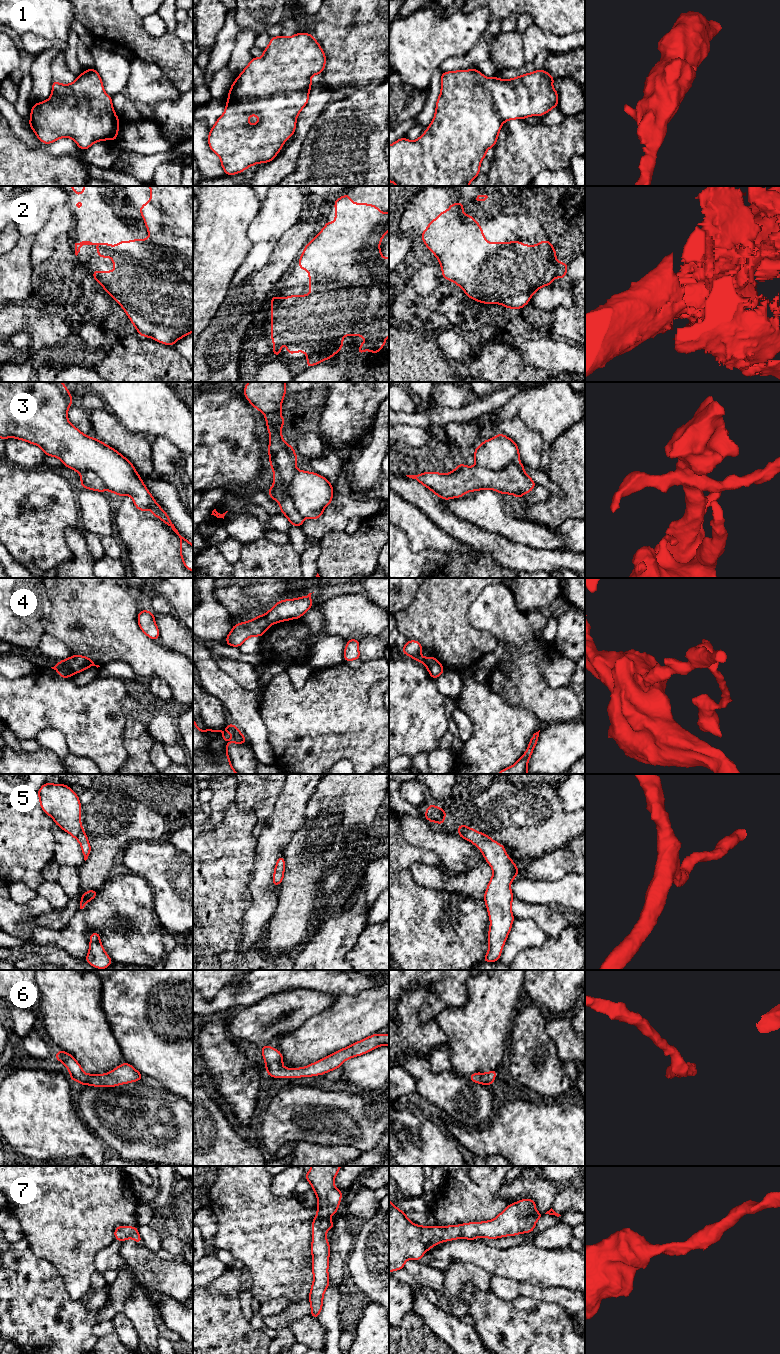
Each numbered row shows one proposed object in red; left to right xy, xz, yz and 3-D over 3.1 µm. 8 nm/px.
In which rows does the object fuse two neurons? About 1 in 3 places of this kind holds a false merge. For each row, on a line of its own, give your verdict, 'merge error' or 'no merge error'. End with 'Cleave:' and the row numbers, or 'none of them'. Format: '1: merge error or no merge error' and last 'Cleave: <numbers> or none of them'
1: no merge error
2: no merge error
3: merge error
4: merge error
5: no merge error
6: no merge error
7: no merge error
Cleave: 3, 4

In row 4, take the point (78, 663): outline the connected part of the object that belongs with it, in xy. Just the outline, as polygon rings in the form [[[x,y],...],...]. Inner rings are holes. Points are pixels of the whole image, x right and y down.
[[[78,654],[72,655],[69,658],[69,661],[74,674],[82,672],[91,666],[96,666],[97,668],[100,667],[99,665],[95,665],[91,658]]]

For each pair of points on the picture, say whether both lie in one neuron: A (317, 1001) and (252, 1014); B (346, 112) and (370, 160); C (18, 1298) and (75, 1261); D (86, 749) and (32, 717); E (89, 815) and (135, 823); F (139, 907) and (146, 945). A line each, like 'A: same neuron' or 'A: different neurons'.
A: same neuron
B: same neuron
C: different neurons
D: same neuron
E: same neuron
F: same neuron

